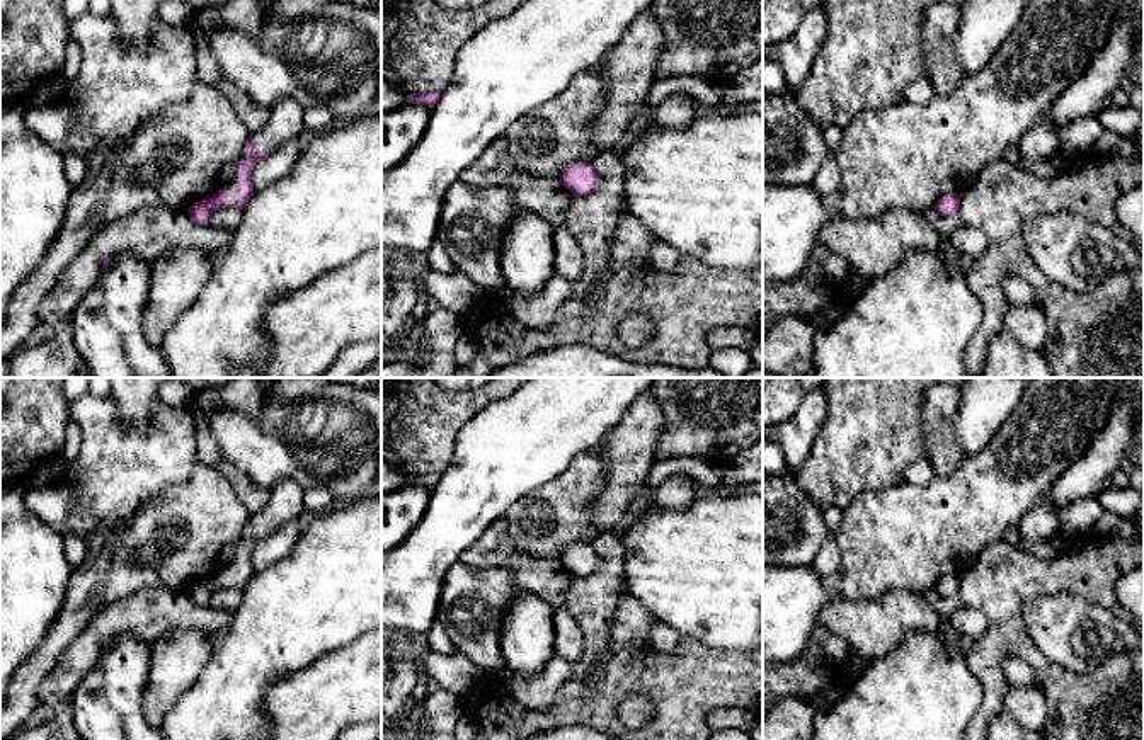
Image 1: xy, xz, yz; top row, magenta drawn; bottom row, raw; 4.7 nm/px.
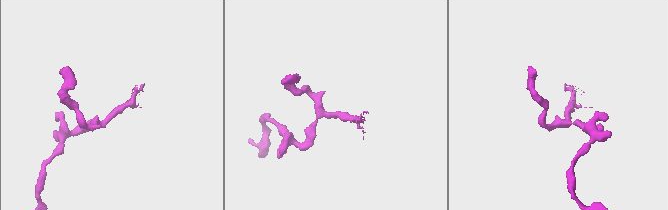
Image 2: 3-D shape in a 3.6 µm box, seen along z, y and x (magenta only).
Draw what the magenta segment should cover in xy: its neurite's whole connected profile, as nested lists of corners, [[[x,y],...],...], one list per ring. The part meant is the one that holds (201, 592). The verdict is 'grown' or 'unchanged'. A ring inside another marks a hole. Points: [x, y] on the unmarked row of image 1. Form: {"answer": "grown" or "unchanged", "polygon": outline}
{"answer": "grown", "polygon": [[[279,480],[271,488],[267,505],[250,515],[232,563],[208,580],[194,583],[187,590],[191,601],[197,606],[209,606],[216,590],[243,590],[255,573],[252,566],[254,546],[277,527],[296,521],[303,509],[303,488],[295,480]]]}

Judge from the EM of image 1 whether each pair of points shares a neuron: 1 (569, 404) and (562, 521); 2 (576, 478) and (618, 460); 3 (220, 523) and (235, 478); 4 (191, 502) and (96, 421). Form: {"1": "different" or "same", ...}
{"1": "different", "2": "different", "3": "different", "4": "different"}

